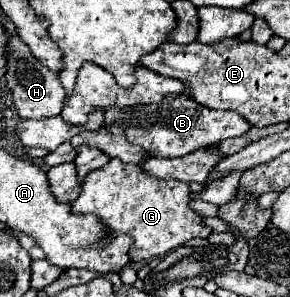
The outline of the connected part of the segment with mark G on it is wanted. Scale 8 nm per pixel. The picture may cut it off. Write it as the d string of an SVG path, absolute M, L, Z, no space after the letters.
M110 159L104 167L86 175L82 181L82 191L70 207L72 211L96 215L106 225L108 235L130 235L134 241L130 247L130 261L138 263L150 261L152 257L162 257L194 237L210 235L210 229L202 225L202 217L192 211L188 203L188 183L156 179L140 171L138 165L124 165L120 159Z

